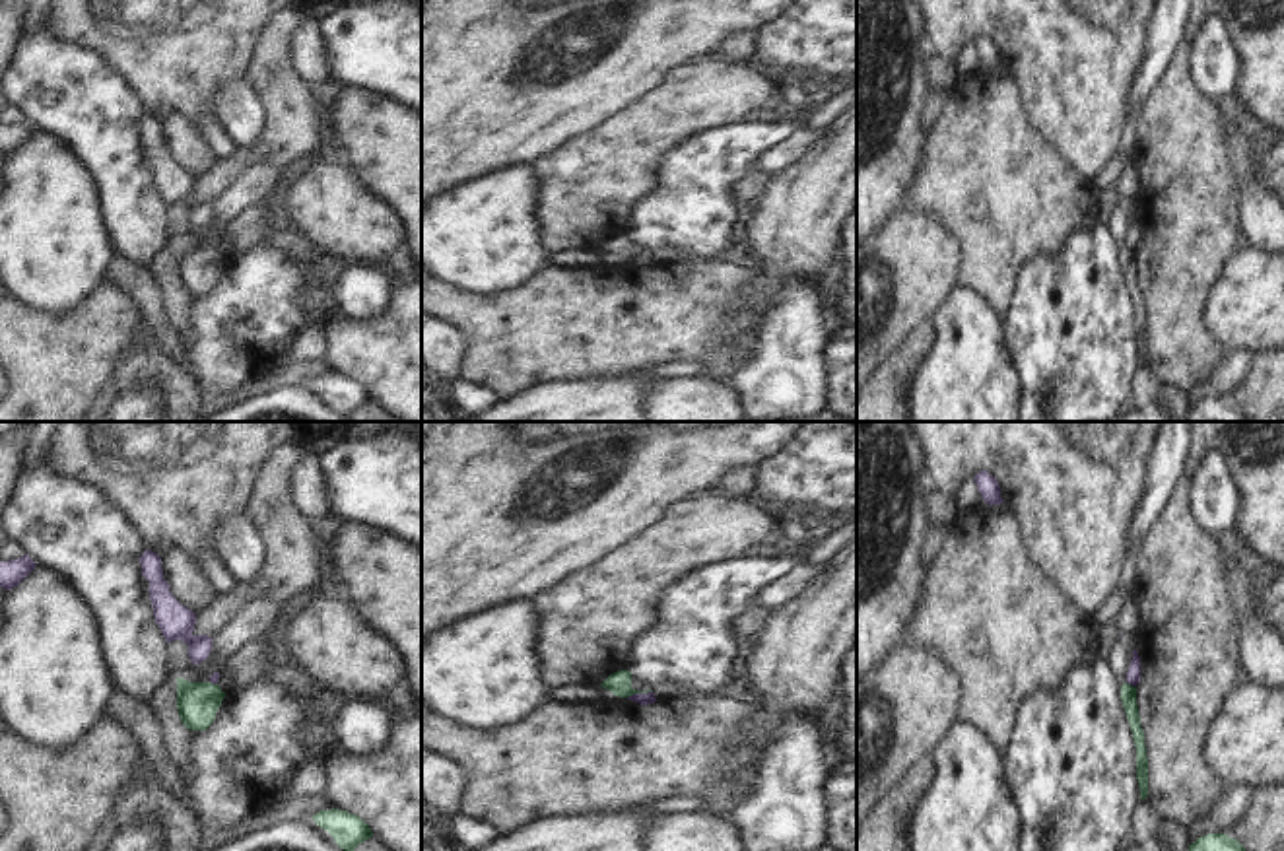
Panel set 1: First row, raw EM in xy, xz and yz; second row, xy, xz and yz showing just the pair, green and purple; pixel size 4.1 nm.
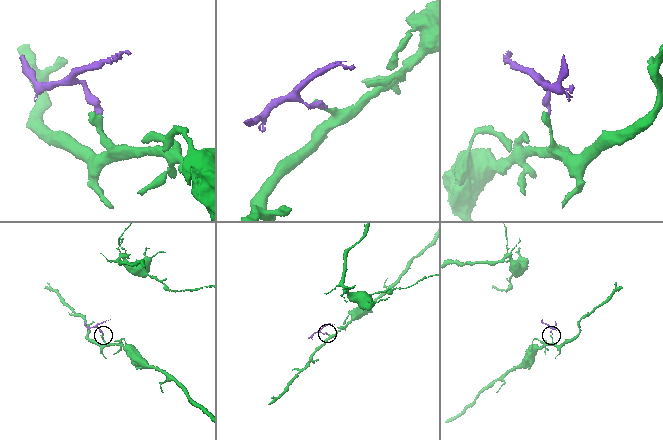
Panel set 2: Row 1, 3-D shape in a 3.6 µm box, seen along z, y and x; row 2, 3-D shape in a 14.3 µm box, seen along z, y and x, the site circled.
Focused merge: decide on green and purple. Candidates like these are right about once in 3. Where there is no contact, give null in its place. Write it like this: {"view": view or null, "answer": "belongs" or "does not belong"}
{"view": "xz", "answer": "does not belong"}

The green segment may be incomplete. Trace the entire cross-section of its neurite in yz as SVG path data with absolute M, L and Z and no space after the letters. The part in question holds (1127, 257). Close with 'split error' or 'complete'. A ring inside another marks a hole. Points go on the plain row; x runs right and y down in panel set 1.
M1125 247L1121 251L1121 266L1136 311L1136 344L1138 344L1140 363L1144 365L1148 361L1148 323L1144 311L1144 295L1140 291L1140 280L1136 270L1136 253Z; complete

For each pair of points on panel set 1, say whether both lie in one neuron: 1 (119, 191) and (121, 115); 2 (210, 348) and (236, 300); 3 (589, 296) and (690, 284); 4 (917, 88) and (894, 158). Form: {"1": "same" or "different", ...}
{"1": "same", "2": "same", "3": "same", "4": "same"}

